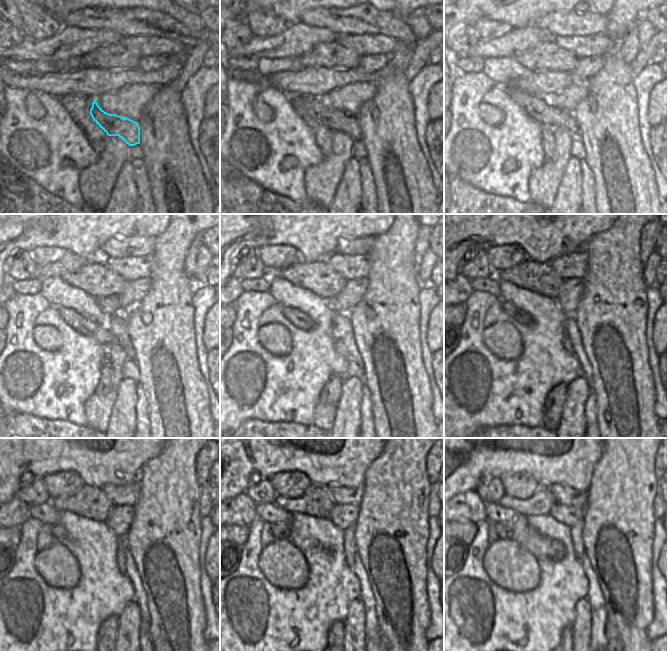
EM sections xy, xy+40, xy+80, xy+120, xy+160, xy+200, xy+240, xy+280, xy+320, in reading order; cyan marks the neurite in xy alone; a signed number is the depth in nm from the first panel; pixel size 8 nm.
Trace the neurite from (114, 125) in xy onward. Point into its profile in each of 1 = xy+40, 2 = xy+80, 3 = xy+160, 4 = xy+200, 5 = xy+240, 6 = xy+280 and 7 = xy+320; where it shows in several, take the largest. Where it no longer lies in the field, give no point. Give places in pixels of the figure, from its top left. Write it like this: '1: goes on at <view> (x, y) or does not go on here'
1: goes on at xy+40 (337, 121)
2: goes on at xy+80 (541, 109)
3: goes on at xy+160 (297, 318)
4: goes on at xy+200 (522, 317)
5: goes on at xy+240 (58, 531)
6: goes on at xy+280 (280, 531)
7: goes on at xy+320 (504, 532)

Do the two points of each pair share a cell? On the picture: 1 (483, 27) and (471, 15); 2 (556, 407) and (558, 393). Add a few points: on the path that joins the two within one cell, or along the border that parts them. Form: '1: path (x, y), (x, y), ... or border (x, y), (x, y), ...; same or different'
1: border (501, 21), (480, 18), (473, 25); different
2: path (556, 404), (557, 396); same

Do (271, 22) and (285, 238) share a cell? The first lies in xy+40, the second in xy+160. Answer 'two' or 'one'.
two

